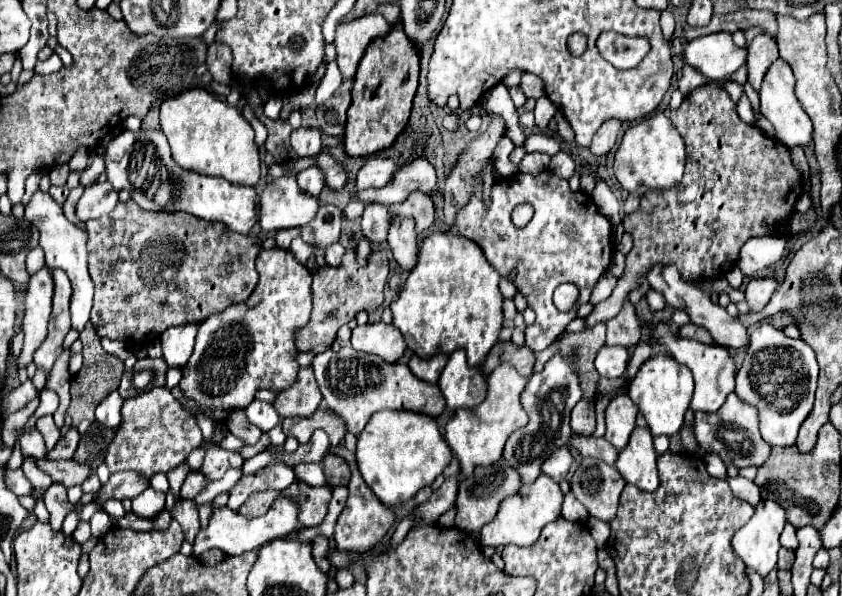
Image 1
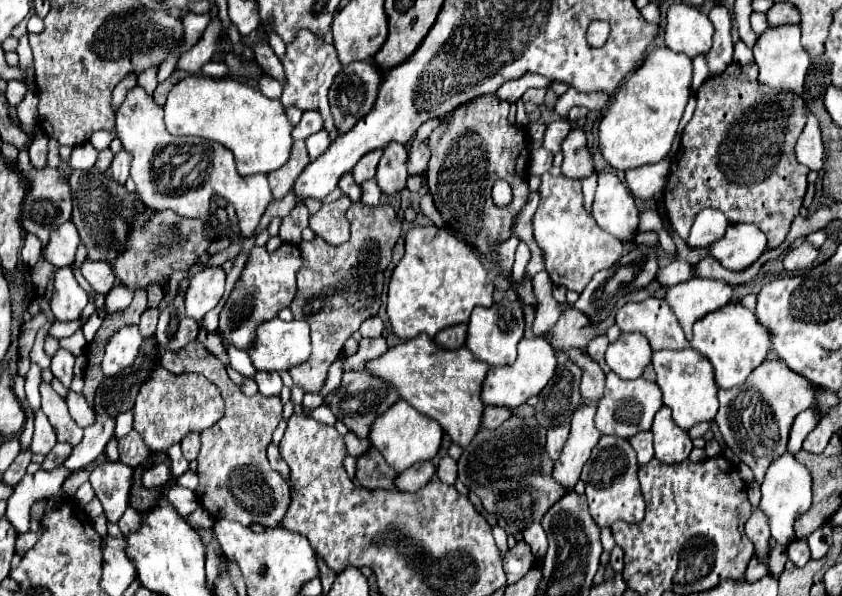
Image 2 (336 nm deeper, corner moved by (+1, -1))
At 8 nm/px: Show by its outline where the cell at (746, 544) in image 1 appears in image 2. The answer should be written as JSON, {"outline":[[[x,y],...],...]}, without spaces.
{"outline":[[[784,451],[778,459],[772,461],[772,465],[766,471],[766,479],[762,483],[762,501],[760,501],[760,509],[768,515],[770,521],[770,531],[772,531],[772,539],[780,545],[788,545],[790,541],[796,539],[794,535],[794,519],[804,513],[810,503],[812,503],[812,475],[808,471],[806,465],[802,465],[800,461],[796,461],[794,453]]]}

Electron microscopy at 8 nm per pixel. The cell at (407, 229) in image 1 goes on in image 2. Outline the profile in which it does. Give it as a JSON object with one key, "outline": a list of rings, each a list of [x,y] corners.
{"outline":[[[392,141],[384,147],[384,155],[378,163],[378,173],[376,173],[376,181],[384,195],[392,197],[406,187],[406,177],[408,177],[406,159],[408,151],[402,143]]]}

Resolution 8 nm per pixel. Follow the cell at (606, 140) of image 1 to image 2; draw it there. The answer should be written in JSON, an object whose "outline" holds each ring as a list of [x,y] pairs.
{"outline":[[[572,129],[562,141],[562,175],[568,179],[584,179],[594,173],[592,155],[586,149],[586,135],[582,129]]]}

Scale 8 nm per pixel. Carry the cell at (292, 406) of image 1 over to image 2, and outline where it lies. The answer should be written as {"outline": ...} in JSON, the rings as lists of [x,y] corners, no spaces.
{"outline":[[[362,201],[352,203],[348,211],[348,221],[352,223],[352,235],[344,245],[328,245],[324,239],[314,237],[312,241],[302,241],[302,267],[298,269],[298,293],[290,305],[294,319],[306,319],[312,325],[312,355],[308,361],[290,369],[294,383],[302,385],[306,393],[320,391],[326,381],[328,367],[336,361],[336,357],[344,351],[346,339],[372,315],[380,309],[380,295],[384,285],[384,271],[390,263],[394,243],[400,237],[400,219],[390,203],[380,203],[376,207],[368,207]]]}

